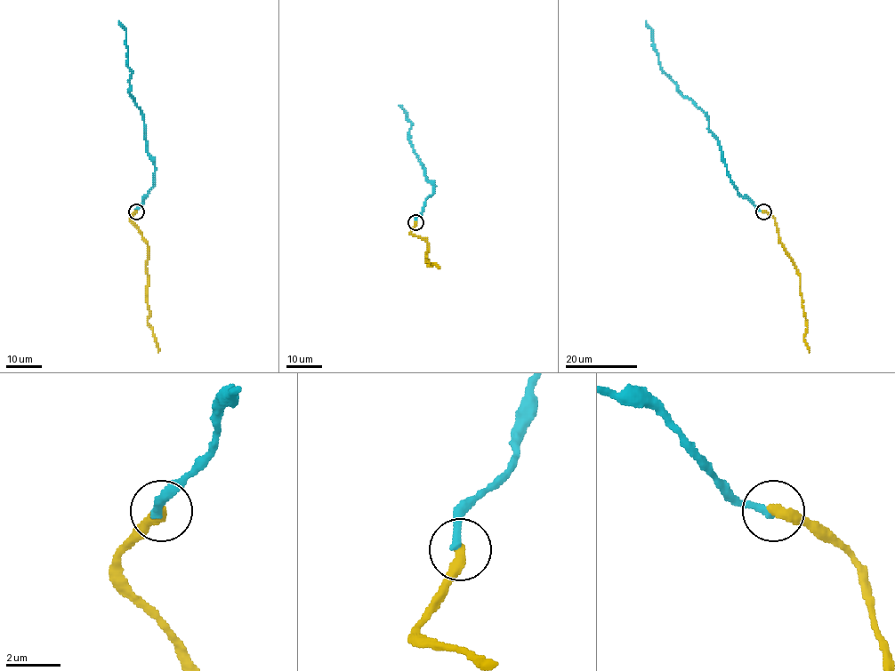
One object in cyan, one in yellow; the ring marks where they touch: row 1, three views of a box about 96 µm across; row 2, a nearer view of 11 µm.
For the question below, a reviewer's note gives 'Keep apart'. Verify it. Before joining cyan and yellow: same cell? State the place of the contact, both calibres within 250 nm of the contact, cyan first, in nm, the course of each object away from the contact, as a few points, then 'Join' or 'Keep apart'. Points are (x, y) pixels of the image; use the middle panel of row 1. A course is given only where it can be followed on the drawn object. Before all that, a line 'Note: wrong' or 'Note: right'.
Note: wrong
Place: (415, 222). Thickness 280 nm (cyan) against 420 nm. Course of cyan: (415, 222), (435, 187), (426, 178), (424, 167), (413, 150), (409, 140), (410, 123), (405, 111), (398, 105). Course of yellow: (415, 222), (410, 234), (427, 241), (428, 265), (434, 263), (439, 267). Join

